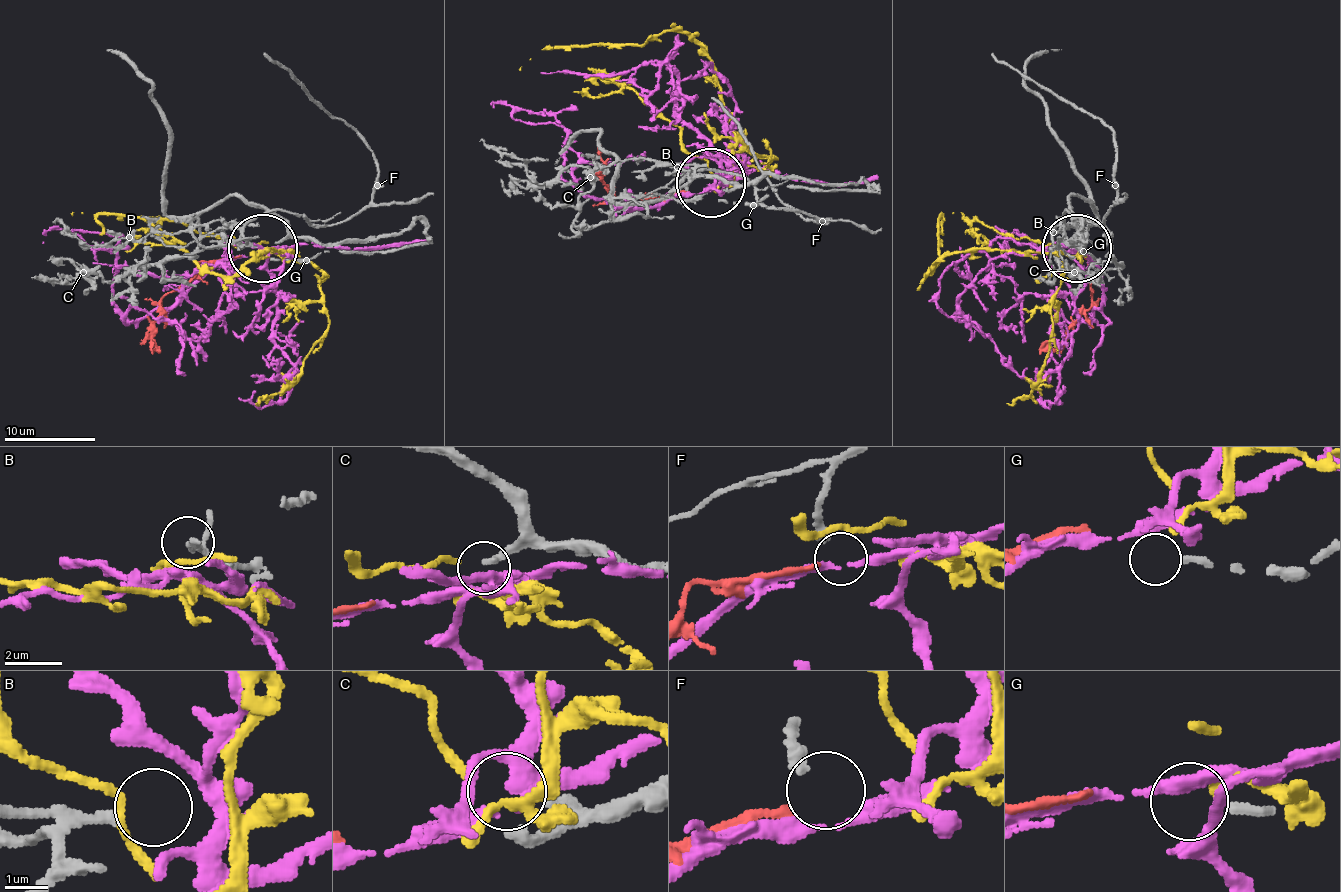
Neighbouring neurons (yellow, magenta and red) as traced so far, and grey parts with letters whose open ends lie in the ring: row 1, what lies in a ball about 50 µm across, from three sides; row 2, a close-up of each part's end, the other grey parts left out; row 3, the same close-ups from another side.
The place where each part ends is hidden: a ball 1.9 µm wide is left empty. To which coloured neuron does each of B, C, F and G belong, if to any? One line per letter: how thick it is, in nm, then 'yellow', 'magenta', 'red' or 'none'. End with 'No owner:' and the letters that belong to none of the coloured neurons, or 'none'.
B: 200 nm | none
C: 300 nm | yellow
F: 260 nm | none
G: 240 nm | none
No owner: B, F, G

